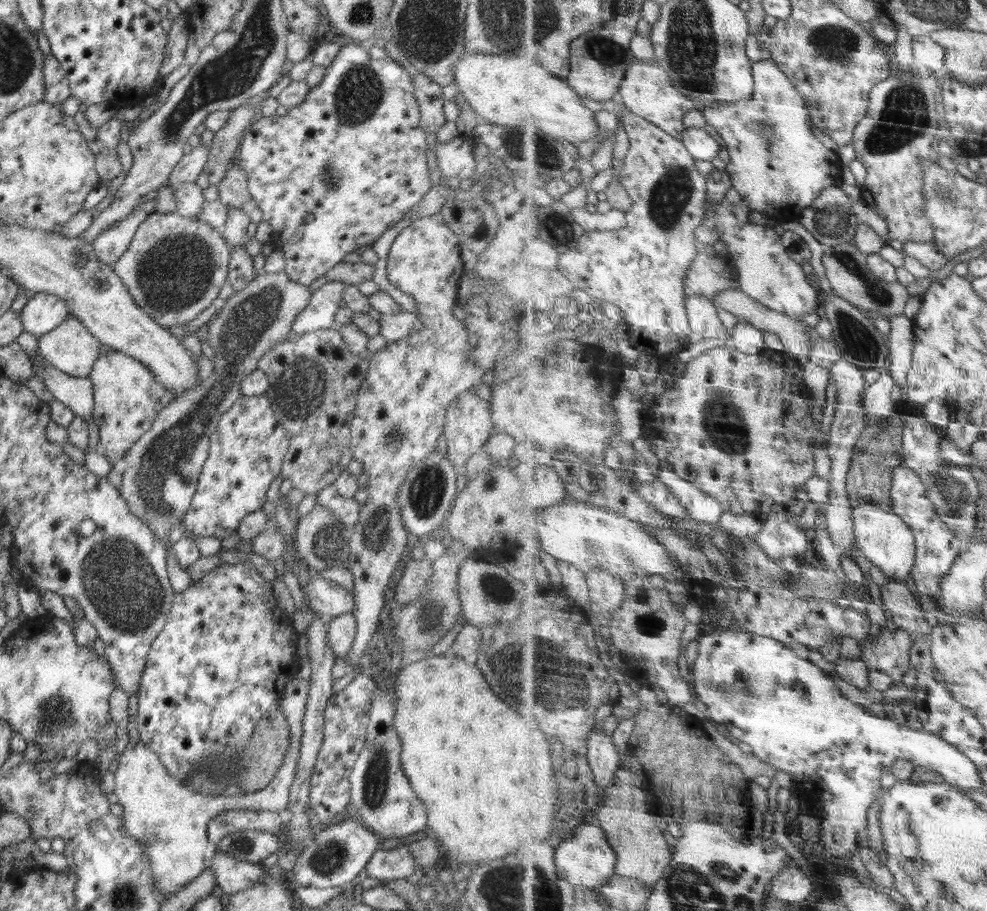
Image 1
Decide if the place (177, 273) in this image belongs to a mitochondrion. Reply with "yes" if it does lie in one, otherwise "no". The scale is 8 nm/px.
yes

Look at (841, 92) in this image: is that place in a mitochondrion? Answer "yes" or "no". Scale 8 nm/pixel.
no

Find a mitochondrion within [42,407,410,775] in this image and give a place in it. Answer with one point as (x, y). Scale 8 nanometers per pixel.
(121, 582)

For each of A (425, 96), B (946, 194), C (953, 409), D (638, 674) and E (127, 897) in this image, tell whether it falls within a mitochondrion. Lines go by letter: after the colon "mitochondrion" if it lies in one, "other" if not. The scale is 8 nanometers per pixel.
A: other
B: mitochondrion
C: other
D: other
E: mitochondrion

